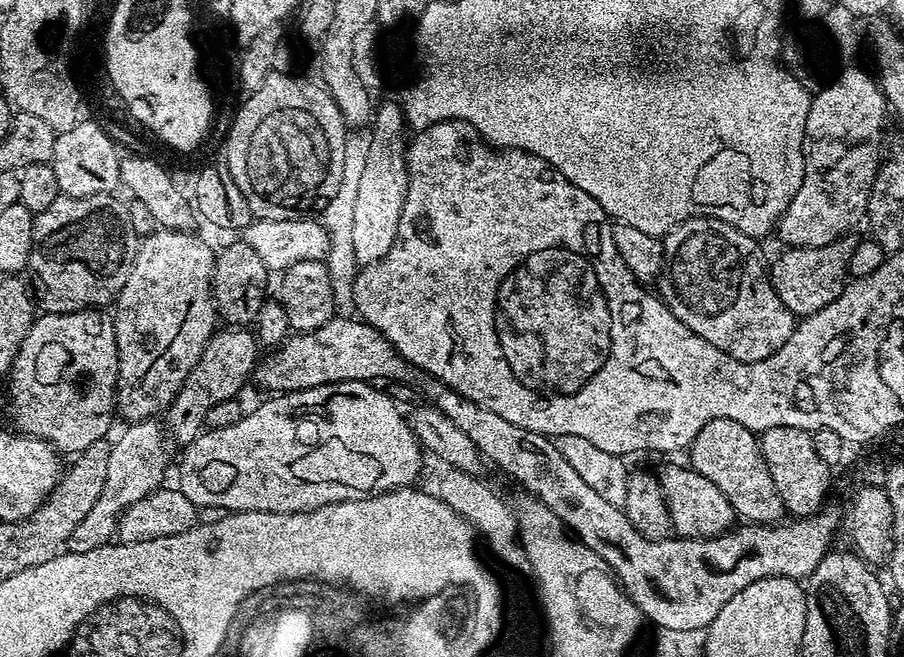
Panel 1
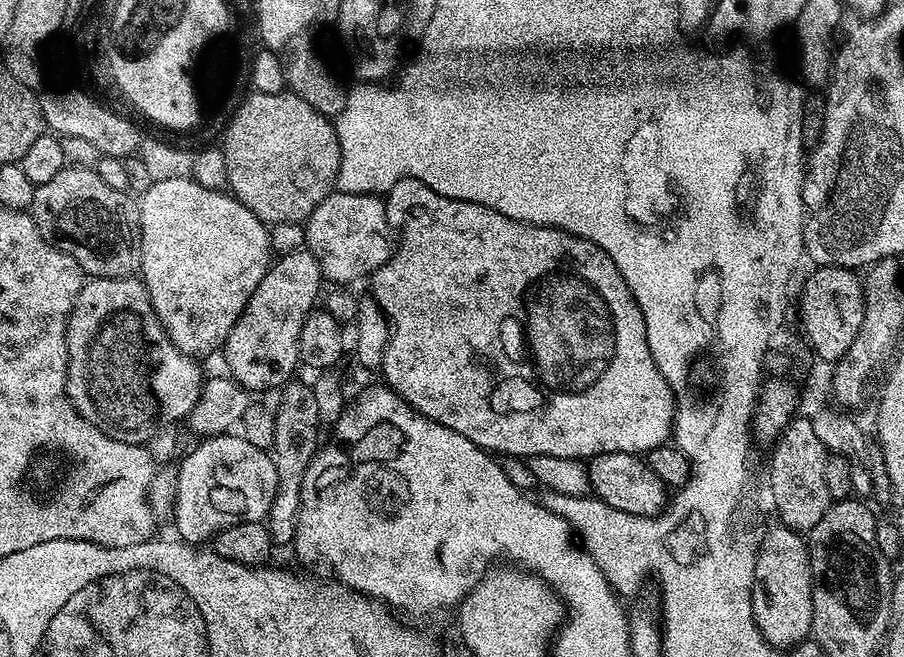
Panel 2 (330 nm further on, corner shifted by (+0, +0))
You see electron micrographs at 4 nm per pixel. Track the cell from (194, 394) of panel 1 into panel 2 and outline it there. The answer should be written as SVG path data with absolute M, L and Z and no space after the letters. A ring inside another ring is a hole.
M297 250L294 252L285 252L283 255L279 257L280 261L273 263L271 267L269 267L268 272L262 278L262 282L258 284L256 289L254 290L254 294L252 297L248 299L246 302L246 306L242 310L242 314L238 318L236 322L234 322L234 326L230 330L230 334L228 335L228 341L224 343L224 347L222 349L222 355L224 355L224 360L228 363L228 370L226 370L227 375L235 380L237 383L241 385L244 389L247 389L248 392L252 394L257 394L257 392L264 392L267 388L276 388L279 389L281 386L287 385L289 381L293 379L292 371L295 368L298 368L300 364L300 351L298 350L298 334L302 334L302 322L305 317L308 316L309 312L313 311L314 305L312 304L316 300L316 295L321 295L322 289L320 290L320 284L322 285L322 277L320 274L320 267L316 265L316 260L312 256L312 253L307 250Z

